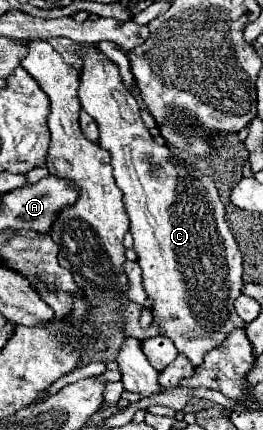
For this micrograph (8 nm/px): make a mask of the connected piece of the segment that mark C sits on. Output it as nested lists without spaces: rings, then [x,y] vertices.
[[[79,43],[79,53],[81,53],[81,59],[83,59],[83,67],[81,67],[81,85],[79,85],[81,107],[83,107],[83,109],[97,121],[97,125],[99,125],[99,131],[101,131],[99,145],[101,145],[103,149],[109,149],[109,151],[111,151],[113,175],[115,175],[115,181],[117,181],[119,189],[125,193],[125,209],[127,209],[127,215],[129,215],[129,221],[131,221],[131,229],[129,229],[129,231],[131,231],[131,235],[133,235],[133,239],[135,239],[135,247],[133,247],[133,249],[137,251],[137,255],[139,255],[137,261],[139,261],[139,265],[141,265],[141,269],[143,269],[143,287],[145,287],[147,299],[153,301],[151,313],[155,315],[155,317],[153,317],[153,319],[155,319],[155,325],[161,329],[161,333],[163,333],[165,337],[169,337],[169,339],[175,343],[177,351],[179,351],[181,355],[185,355],[185,357],[191,361],[193,367],[199,367],[199,365],[203,363],[203,357],[207,355],[207,351],[217,349],[217,347],[231,335],[233,329],[245,327],[245,323],[239,319],[239,315],[237,315],[235,309],[233,309],[233,301],[237,299],[237,275],[243,275],[243,261],[241,261],[241,251],[239,251],[239,247],[237,247],[237,243],[235,243],[235,239],[233,239],[233,235],[231,235],[231,231],[229,231],[229,227],[227,227],[227,223],[225,223],[225,207],[223,207],[223,203],[221,203],[221,199],[219,199],[219,193],[217,193],[213,181],[211,181],[209,177],[205,177],[199,169],[195,169],[193,165],[179,167],[179,165],[167,161],[169,155],[171,155],[169,147],[167,147],[167,145],[157,145],[155,139],[149,135],[147,127],[143,125],[143,121],[141,121],[141,117],[139,117],[139,105],[137,105],[135,97],[131,95],[131,91],[125,87],[125,83],[123,83],[123,79],[121,79],[121,75],[119,75],[117,63],[113,63],[103,51],[99,51],[99,47],[97,47],[95,43],[91,43],[91,45],[89,45],[89,43]]]

